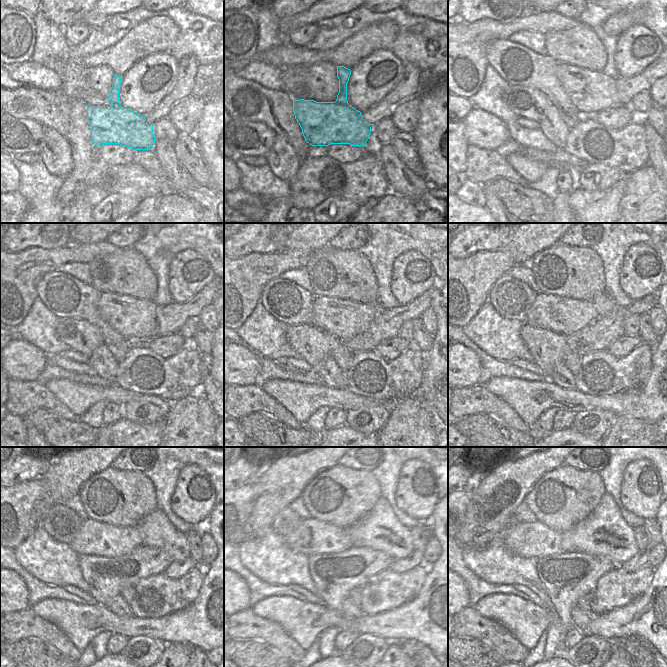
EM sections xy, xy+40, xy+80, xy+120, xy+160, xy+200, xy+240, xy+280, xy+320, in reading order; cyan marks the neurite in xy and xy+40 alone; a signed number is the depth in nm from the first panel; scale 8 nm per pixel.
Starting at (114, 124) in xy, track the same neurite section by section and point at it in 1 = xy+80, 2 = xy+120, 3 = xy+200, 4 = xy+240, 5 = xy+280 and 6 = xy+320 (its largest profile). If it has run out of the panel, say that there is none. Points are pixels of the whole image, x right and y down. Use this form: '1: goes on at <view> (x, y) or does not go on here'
1: goes on at xy+80 (591, 96)
2: goes on at xy+120 (137, 322)
3: goes on at xy+200 (560, 315)
4: goes on at xy+240 (94, 538)
5: goes on at xy+280 (313, 538)
6: goes on at xy+320 (525, 539)

